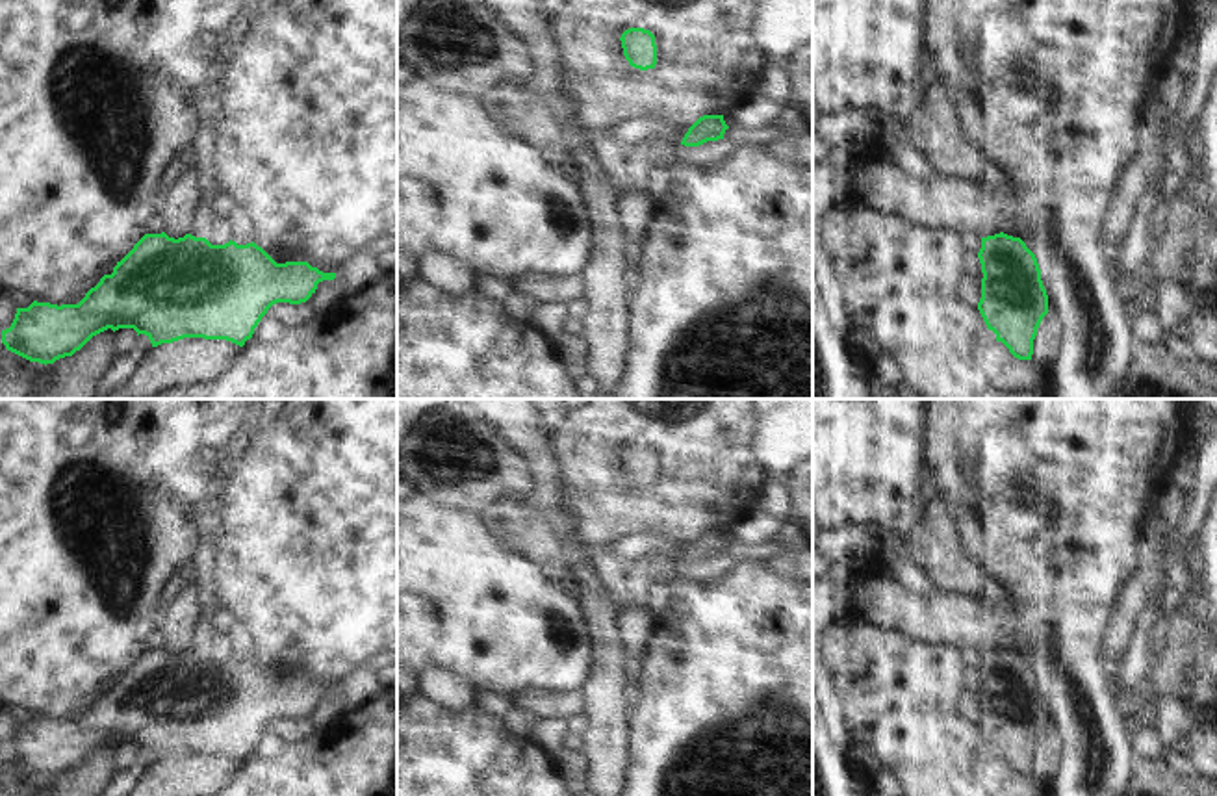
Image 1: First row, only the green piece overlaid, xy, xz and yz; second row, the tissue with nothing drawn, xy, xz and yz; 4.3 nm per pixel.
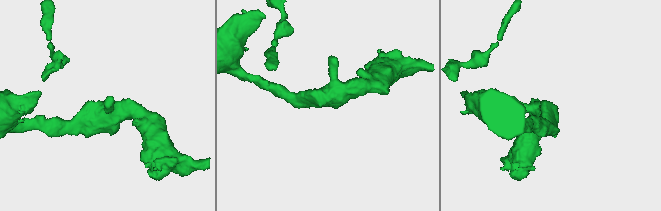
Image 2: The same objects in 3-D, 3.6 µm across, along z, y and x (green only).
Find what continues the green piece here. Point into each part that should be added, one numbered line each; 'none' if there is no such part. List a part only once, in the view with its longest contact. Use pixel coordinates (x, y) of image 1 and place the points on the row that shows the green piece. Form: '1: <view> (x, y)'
none

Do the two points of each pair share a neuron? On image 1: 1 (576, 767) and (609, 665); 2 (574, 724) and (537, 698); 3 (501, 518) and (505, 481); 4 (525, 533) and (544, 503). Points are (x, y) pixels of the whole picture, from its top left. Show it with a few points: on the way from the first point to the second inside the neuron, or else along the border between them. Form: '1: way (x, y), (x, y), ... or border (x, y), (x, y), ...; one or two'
1: border (579, 759), (583, 763), (583, 776); two
2: border (583, 713), (564, 718); two
3: border (524, 496), (503, 496), (477, 511); two
4: border (524, 498), (544, 518), (563, 550); two

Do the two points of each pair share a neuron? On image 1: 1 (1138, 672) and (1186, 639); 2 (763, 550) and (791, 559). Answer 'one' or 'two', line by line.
1: two
2: two

